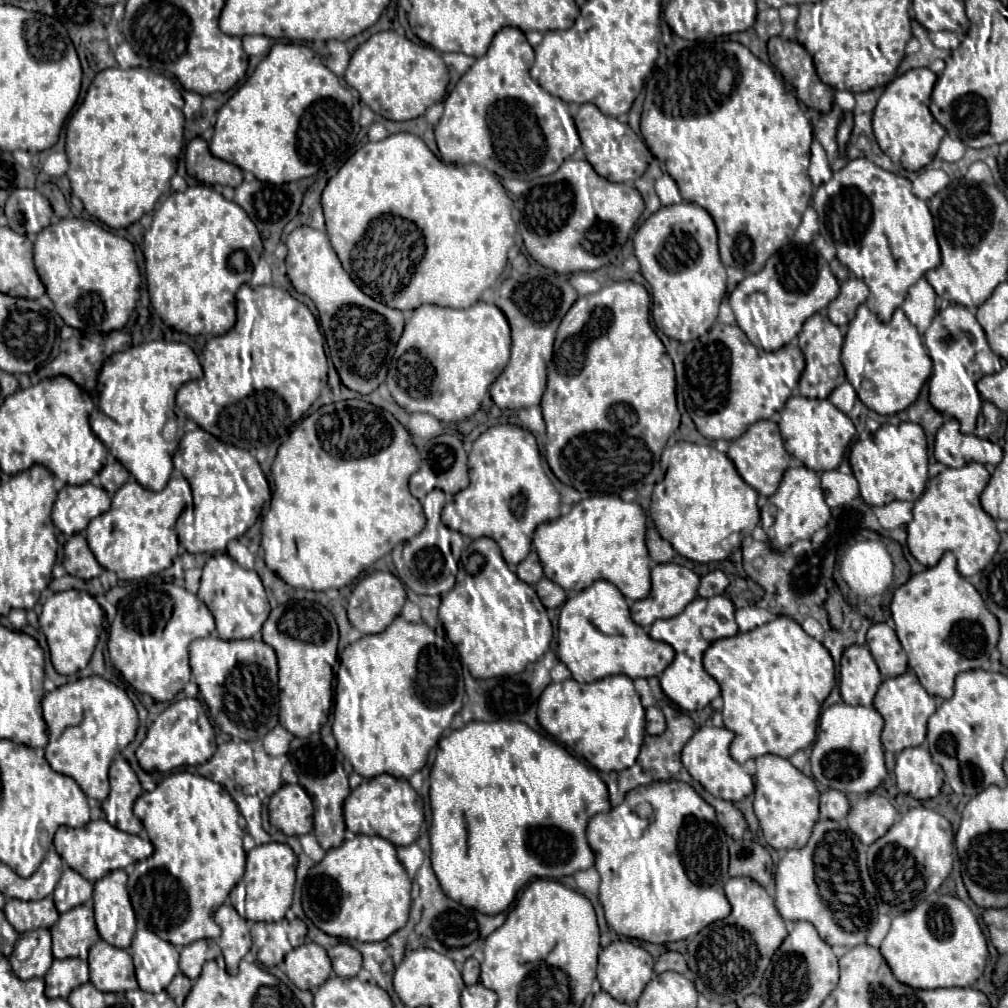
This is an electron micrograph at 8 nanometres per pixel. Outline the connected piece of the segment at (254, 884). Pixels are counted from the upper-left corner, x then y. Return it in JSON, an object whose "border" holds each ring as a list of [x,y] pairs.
{"border":[[[262,844],[248,852],[242,880],[229,895],[229,901],[238,914],[252,922],[280,922],[292,904],[294,880],[296,880],[296,856],[286,844]]]}

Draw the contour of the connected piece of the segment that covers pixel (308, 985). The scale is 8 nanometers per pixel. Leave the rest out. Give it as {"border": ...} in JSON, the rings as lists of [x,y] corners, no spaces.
{"border":[[[314,942],[294,948],[284,958],[286,976],[300,990],[314,990],[332,974],[332,964],[326,950]]]}

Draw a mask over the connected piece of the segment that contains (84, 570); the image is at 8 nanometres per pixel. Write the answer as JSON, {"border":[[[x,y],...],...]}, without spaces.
{"border":[[[74,534],[66,542],[62,564],[70,576],[76,576],[82,580],[90,580],[102,574],[102,566],[98,566],[98,560],[90,552],[86,538],[82,534]]]}

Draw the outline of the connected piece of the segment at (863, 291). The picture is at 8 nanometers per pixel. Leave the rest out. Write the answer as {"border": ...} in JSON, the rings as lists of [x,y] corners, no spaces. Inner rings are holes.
{"border":[[[848,278],[846,282],[842,282],[840,286],[840,294],[834,302],[830,302],[828,306],[828,318],[844,328],[848,326],[848,322],[854,318],[856,308],[868,298],[868,286],[858,280],[858,278]]]}

